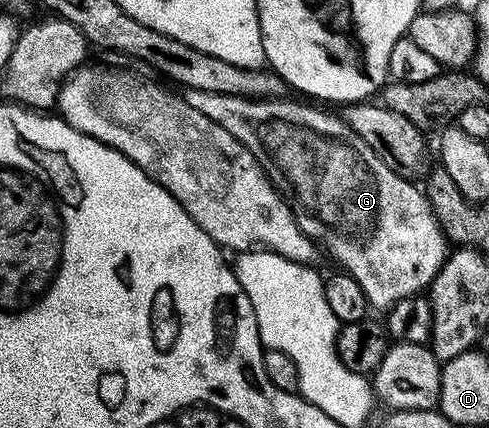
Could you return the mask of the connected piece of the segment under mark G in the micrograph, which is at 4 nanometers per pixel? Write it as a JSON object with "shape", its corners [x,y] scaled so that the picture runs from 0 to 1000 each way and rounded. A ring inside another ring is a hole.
{"shape":[[[395,208],[380,210],[378,224],[387,250],[403,250],[419,278],[436,278],[436,287],[460,297],[476,325],[491,329],[526,369],[562,444],[593,484],[607,530],[616,530],[620,547],[634,554],[667,598],[671,591],[699,636],[738,661],[738,680],[746,680],[761,724],[791,727],[816,701],[863,687],[879,668],[914,607],[918,565],[873,472],[871,449],[802,400],[767,360],[763,343],[701,285],[699,271],[685,266],[683,273],[661,257],[667,252],[618,234],[521,236],[515,227],[440,222],[436,213]]]}

